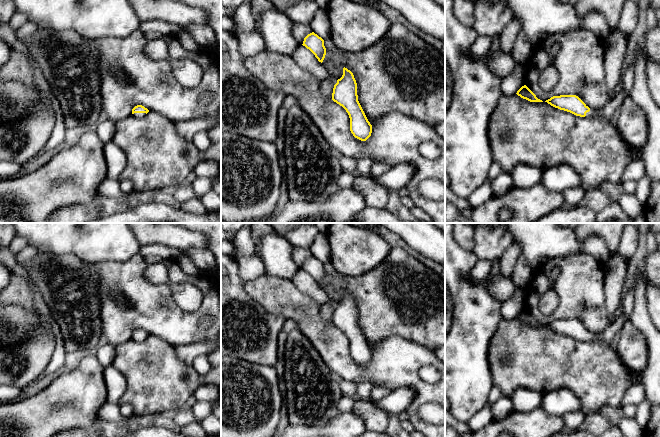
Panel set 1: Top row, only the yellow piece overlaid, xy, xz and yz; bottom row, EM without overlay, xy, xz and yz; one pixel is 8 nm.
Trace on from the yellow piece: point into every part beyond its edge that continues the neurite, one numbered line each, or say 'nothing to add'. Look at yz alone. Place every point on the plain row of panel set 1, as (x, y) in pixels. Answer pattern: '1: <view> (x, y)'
1: yz (614, 327)

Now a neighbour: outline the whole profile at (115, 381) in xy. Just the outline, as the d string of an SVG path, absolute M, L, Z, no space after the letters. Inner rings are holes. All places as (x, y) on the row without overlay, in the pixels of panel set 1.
M113 365L104 368L104 380L107 387L107 402L118 404L126 391L126 379Z

